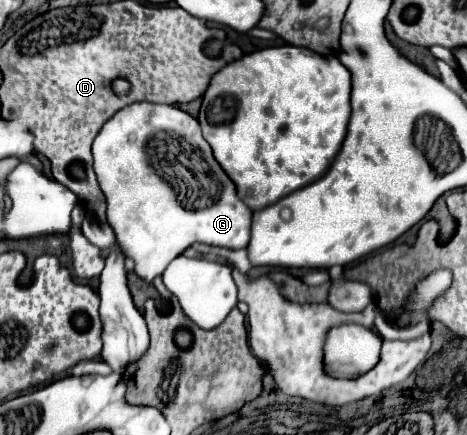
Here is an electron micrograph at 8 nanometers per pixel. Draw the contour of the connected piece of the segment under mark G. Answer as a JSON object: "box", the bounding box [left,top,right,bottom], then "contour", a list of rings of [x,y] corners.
{"box":[92,102,252,282],"contour":[[[134,102],[134,104],[128,104],[124,106],[122,110],[118,110],[100,130],[100,134],[96,136],[94,140],[94,146],[92,146],[92,154],[94,154],[94,172],[98,176],[98,184],[106,196],[106,202],[108,202],[108,224],[112,226],[114,234],[116,234],[116,240],[118,244],[122,246],[122,252],[124,256],[132,258],[136,262],[136,268],[134,272],[146,280],[146,282],[152,282],[156,276],[160,276],[166,266],[176,258],[180,256],[186,248],[190,248],[192,244],[196,242],[202,242],[202,244],[210,244],[210,246],[224,246],[224,248],[246,248],[248,246],[248,240],[250,240],[250,224],[252,224],[252,210],[238,198],[236,194],[236,186],[234,182],[226,176],[226,172],[220,168],[220,164],[214,160],[212,156],[212,150],[208,146],[208,142],[204,140],[202,132],[200,132],[200,124],[196,118],[192,118],[188,112],[176,108],[176,106],[168,106],[168,104],[152,104],[152,102]]]}

